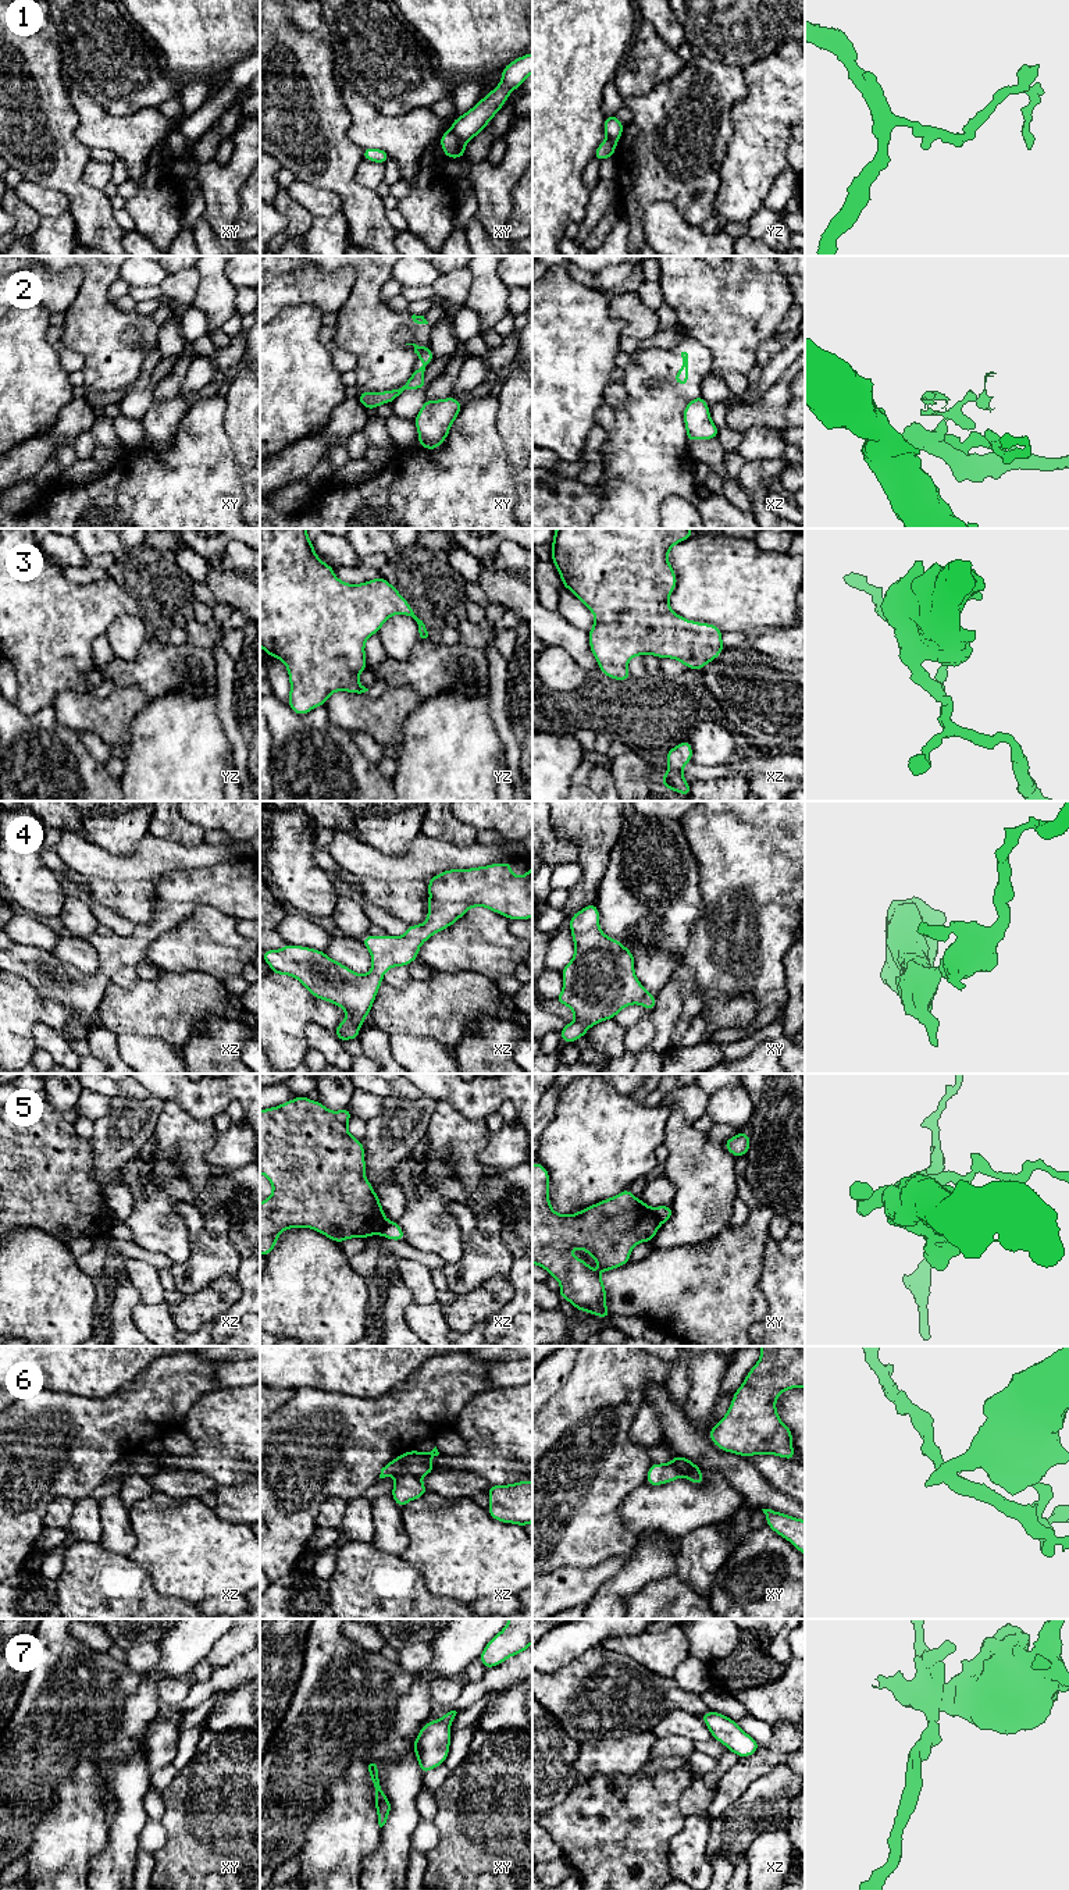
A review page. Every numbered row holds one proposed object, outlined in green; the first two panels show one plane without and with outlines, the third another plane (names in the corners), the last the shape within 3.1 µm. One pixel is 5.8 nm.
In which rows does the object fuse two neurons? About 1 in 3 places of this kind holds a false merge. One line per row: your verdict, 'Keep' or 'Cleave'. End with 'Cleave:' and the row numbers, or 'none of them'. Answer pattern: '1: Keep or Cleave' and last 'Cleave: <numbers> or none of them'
1: Cleave
2: Cleave
3: Keep
4: Keep
5: Cleave
6: Cleave
7: Keep
Cleave: 1, 2, 5, 6

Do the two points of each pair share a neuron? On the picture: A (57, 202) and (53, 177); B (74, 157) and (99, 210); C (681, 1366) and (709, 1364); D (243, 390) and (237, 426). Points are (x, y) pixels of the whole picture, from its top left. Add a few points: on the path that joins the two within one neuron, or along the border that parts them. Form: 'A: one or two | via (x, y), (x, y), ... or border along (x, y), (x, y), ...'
A: two | border along (24, 180), (61, 191), (68, 200), (70, 209)
B: one | via (74, 170), (74, 185), (86, 198)
C: two | border along (690, 1360), (688, 1394), (686, 1398)
D: one | via (243, 398), (243, 417)

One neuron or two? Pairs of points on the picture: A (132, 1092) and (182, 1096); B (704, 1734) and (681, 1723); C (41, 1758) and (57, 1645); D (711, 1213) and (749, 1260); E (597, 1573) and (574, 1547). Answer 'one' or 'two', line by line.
A: two
B: one
C: one
D: two
E: two

